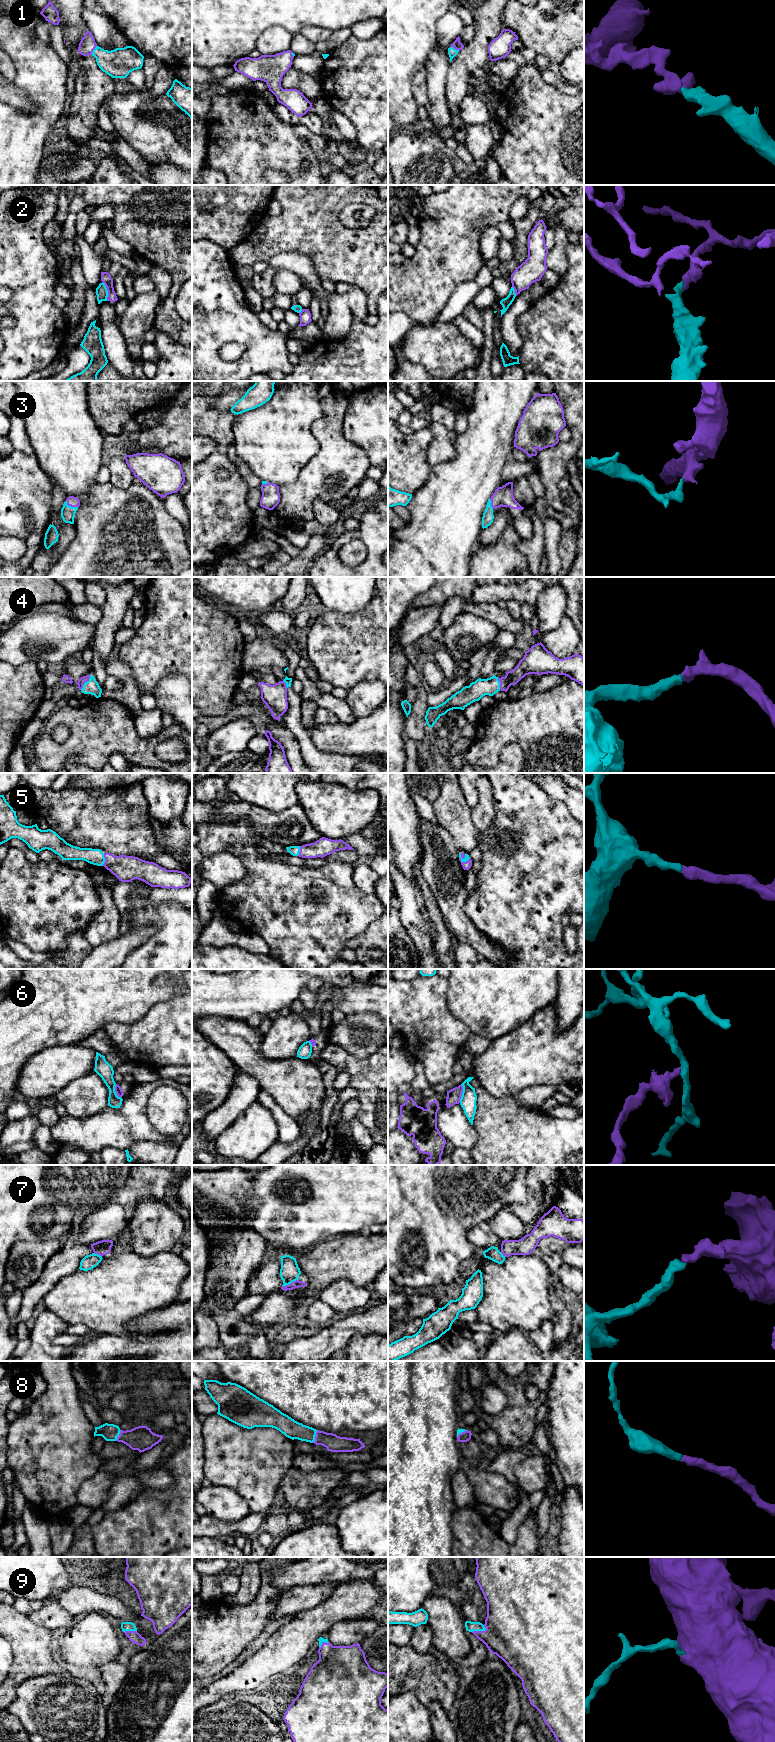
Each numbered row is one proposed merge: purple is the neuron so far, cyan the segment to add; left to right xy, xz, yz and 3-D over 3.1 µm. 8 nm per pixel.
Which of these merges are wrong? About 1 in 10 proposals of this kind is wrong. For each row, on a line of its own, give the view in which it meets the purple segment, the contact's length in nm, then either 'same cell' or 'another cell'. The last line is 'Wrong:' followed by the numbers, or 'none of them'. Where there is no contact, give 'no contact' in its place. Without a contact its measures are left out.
1: xy | 90 nm | same cell
2: xy | 160 nm | another cell
3: xy | 120 nm | same cell
4: xy | 150 nm | same cell
5: xy | 110 nm | same cell
6: yz | 150 nm | another cell
7: xz | 140 nm | same cell
8: xz | 110 nm | same cell
9: yz | 120 nm | same cell
Wrong: 2, 6

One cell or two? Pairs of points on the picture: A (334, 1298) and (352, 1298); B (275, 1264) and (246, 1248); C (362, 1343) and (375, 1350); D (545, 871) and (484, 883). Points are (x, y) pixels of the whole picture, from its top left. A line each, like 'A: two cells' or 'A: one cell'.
A: one cell
B: two cells
C: one cell
D: one cell

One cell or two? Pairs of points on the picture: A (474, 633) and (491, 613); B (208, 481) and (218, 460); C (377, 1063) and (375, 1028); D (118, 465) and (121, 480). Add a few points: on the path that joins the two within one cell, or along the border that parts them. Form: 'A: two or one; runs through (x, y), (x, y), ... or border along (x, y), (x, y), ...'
A: two; border along (464, 611), (490, 620), (499, 629)
B: one; runs through (208, 476), (208, 470), (213, 465)
C: two; border along (377, 1049), (364, 1059), (355, 1059), (353, 1057)
D: one; runs through (119, 469), (121, 476)

